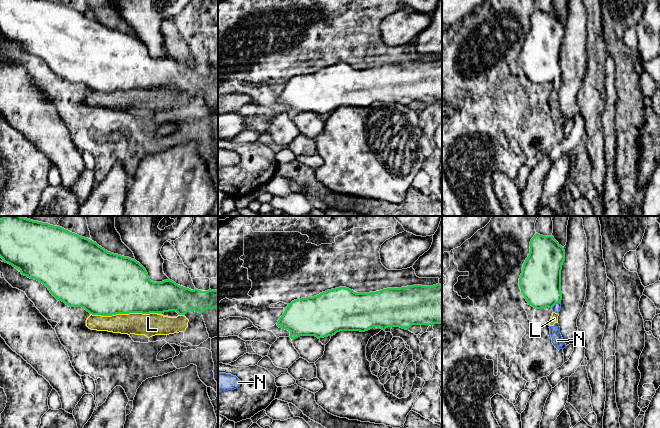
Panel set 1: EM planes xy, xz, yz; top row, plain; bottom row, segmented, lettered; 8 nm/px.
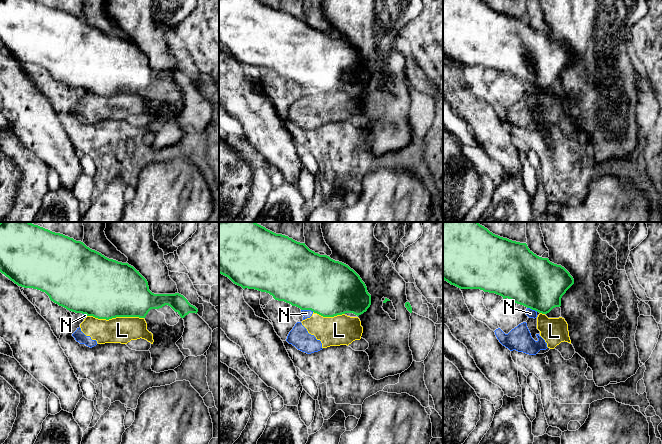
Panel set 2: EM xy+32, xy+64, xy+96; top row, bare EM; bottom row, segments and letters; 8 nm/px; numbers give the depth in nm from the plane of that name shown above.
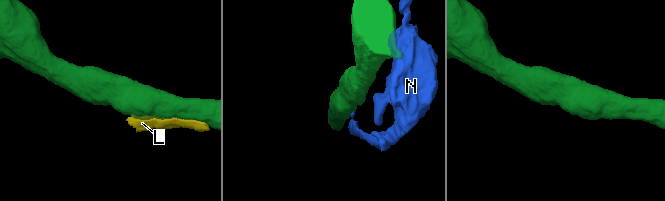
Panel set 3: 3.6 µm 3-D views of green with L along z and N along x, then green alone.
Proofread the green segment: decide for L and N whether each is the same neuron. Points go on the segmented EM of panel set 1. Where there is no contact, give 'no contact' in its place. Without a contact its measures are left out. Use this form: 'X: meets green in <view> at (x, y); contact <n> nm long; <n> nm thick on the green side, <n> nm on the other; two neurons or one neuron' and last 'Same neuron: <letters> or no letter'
L: meets green in xy at (123, 313); contact 550 nm long; 480 nm thick on the green side, 180 nm on the other; two neurons
N: meets green in yz at (555, 303); contact 90 nm long; 340 nm thick on the green side, 70 nm on the other; two neurons
Same neuron: no letter

